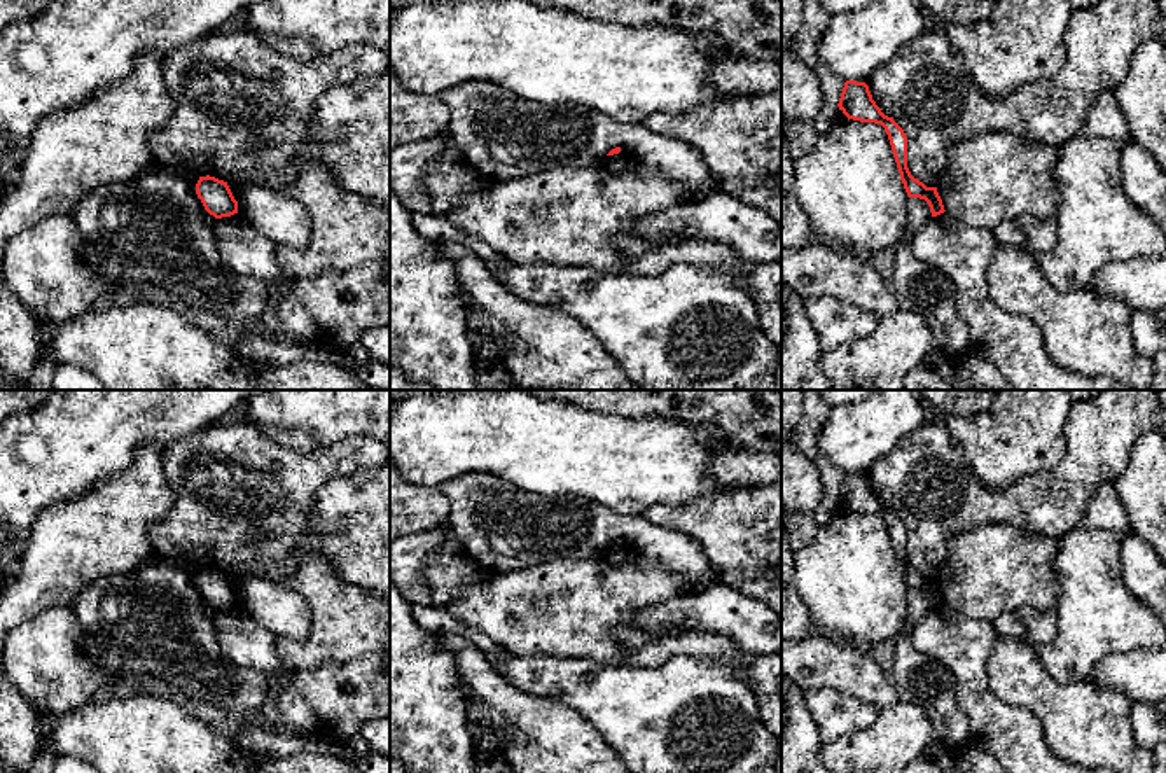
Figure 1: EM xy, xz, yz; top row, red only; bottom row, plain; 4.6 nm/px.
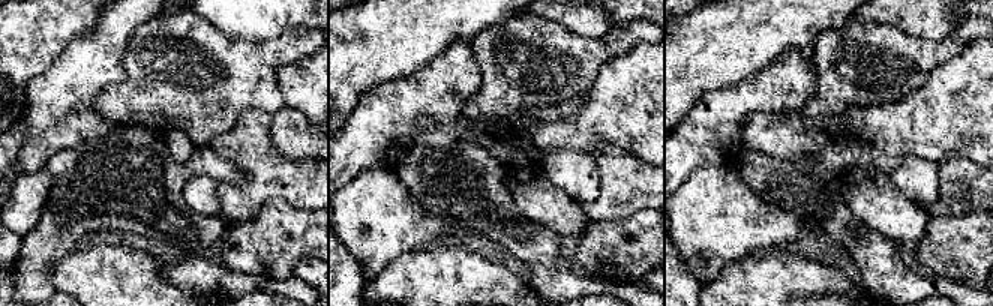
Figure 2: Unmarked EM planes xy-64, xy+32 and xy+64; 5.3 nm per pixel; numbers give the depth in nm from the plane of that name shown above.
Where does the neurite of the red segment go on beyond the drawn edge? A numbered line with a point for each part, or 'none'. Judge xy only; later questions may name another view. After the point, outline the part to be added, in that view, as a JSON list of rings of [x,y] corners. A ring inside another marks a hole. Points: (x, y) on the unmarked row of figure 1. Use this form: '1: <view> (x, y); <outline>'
none

